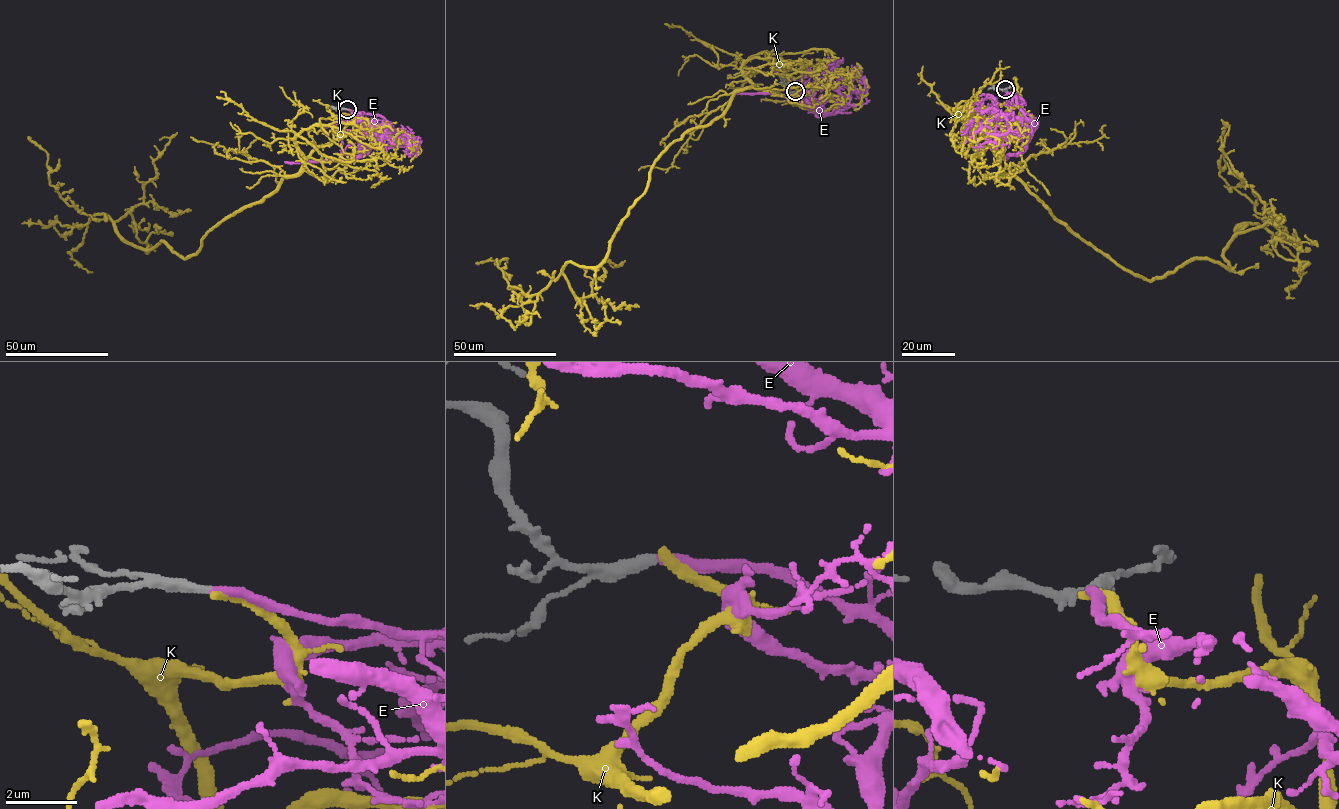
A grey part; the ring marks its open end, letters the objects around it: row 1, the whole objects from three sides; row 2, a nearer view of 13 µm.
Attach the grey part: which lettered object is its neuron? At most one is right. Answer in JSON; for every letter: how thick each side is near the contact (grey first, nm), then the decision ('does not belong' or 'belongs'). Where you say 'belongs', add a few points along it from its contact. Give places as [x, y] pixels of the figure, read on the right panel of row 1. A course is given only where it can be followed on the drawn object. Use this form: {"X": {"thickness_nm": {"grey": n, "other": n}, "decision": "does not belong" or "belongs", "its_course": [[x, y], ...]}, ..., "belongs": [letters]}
{"E": {"thickness_nm": {"grey": 320, "other": 240}, "decision": "belongs", "its_course": [[1005, 89], [1015, 96], [1017, 105], [1032, 123], [1032, 130], [1022, 149], [1007, 156]]}, "K": {"thickness_nm": {"grey": 320, "other": 320}, "decision": "does not belong"}, "belongs": ["E"]}

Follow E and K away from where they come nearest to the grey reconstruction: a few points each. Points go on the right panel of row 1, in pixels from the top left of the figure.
E: (1005, 89), (1015, 96), (1017, 105), (1032, 123), (1032, 130), (1022, 149), (1007, 156)
K: (1005, 90), (1022, 109), (999, 170), (1150, 280), (1229, 269), (1227, 244), (1265, 223), (1219, 174), (1224, 125)

